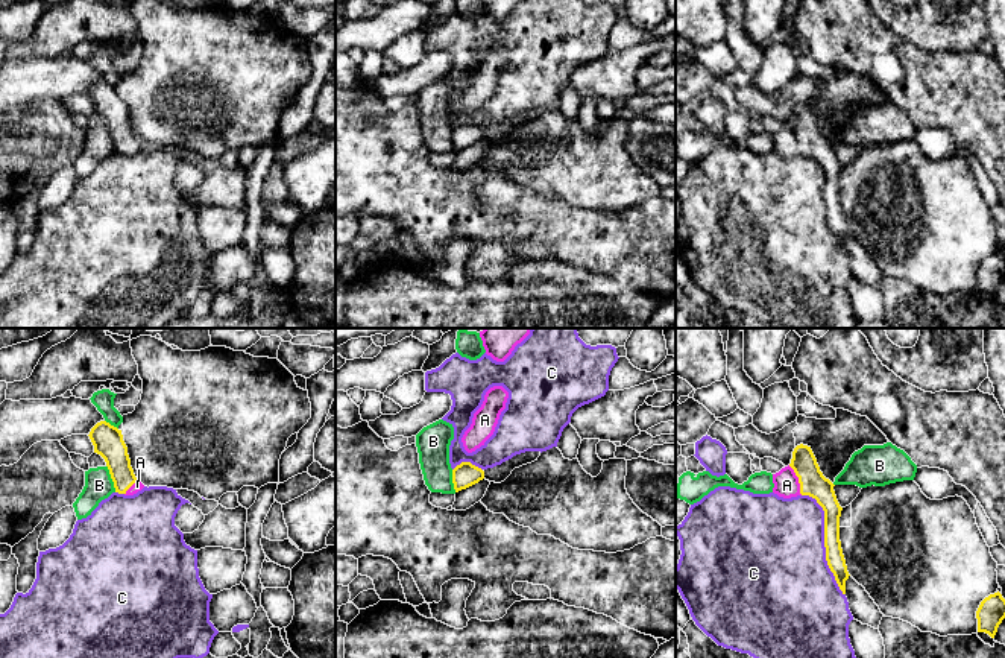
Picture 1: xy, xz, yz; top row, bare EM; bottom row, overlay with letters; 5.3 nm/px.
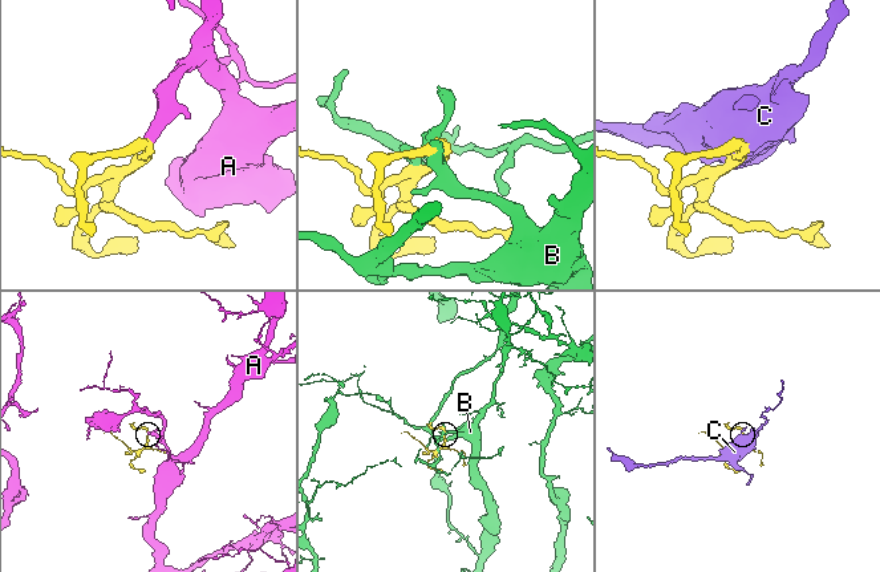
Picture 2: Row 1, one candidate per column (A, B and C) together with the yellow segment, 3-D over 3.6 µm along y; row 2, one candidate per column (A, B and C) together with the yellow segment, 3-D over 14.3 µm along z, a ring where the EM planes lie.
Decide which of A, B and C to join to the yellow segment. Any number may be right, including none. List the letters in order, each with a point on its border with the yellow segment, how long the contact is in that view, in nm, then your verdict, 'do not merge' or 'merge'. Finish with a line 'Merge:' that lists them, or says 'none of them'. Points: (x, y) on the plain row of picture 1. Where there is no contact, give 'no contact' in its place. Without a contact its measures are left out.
A: yz (799, 140) | 180 nm | merge
B: xy (111, 137) | 150 nm | do not merge
C: yz (825, 201) | 600 nm | do not merge
Merge: A

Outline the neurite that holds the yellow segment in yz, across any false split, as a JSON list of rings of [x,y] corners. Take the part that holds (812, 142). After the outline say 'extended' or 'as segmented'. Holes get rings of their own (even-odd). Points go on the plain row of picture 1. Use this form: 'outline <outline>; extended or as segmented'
outline [[[797,105],[792,111],[791,123],[773,134],[773,143],[773,152],[779,157],[809,155],[823,167],[826,220],[840,249],[846,254],[846,240],[850,234],[840,201],[840,176],[843,167],[836,160],[835,144],[820,131],[811,106]]]; extended

